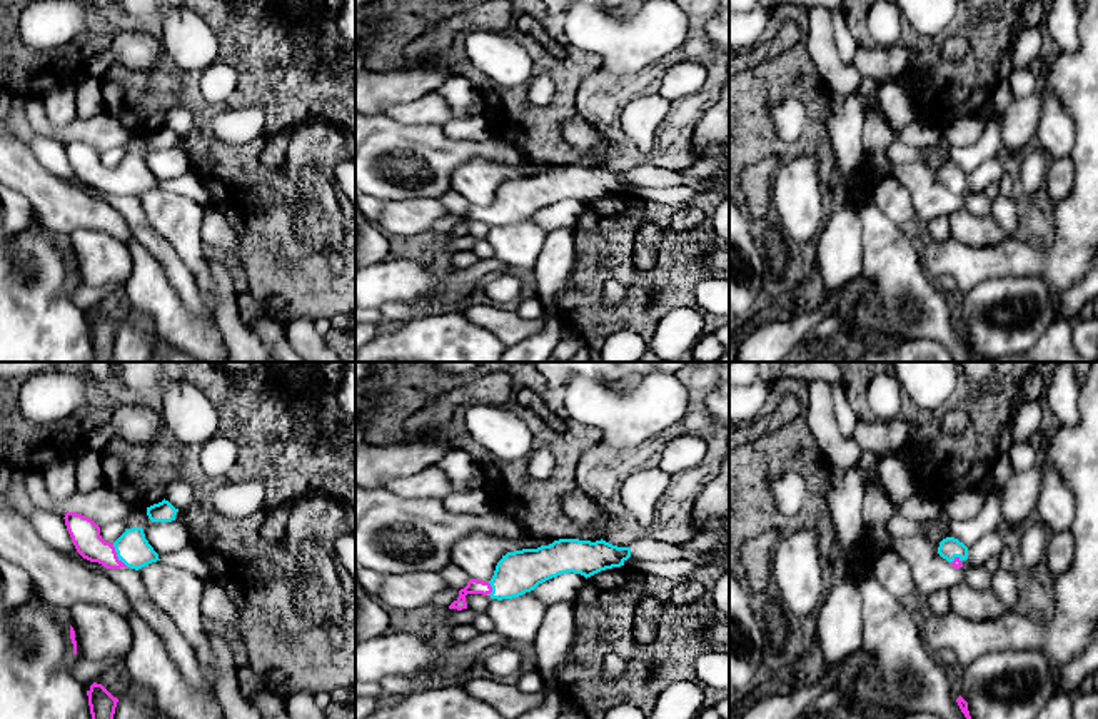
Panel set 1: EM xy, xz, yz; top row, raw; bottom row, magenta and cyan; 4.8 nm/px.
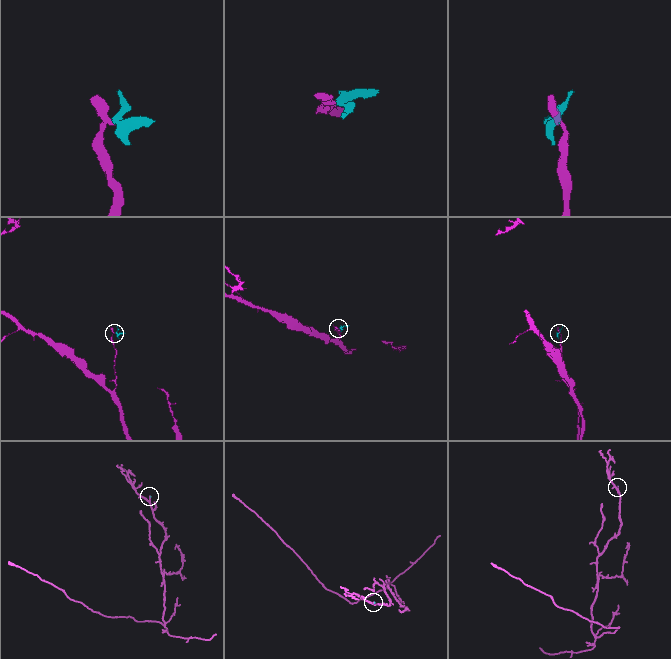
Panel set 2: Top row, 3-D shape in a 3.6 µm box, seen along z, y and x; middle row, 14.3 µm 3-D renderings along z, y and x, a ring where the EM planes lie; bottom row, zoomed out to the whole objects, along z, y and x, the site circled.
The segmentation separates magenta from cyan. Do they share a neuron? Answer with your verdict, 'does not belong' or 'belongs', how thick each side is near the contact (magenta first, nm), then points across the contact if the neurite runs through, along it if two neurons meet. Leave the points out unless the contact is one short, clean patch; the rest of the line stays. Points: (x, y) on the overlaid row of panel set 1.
belongs; 140 nm thick on the magenta side, 160 nm on the other; runs through xy (85, 534), (104, 553), (115, 556), (132, 548)

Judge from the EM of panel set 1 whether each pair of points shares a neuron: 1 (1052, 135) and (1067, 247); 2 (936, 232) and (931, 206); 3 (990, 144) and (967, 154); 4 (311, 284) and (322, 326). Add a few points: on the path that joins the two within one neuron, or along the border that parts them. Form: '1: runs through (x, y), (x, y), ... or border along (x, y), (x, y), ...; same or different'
1: border along (1068, 115), (1073, 124), (1073, 149), (1070, 155); different
2: border along (948, 217), (936, 216), (926, 221); different
3: runs through (985, 147), (972, 154); same
4: border along (327, 317), (314, 321); different

